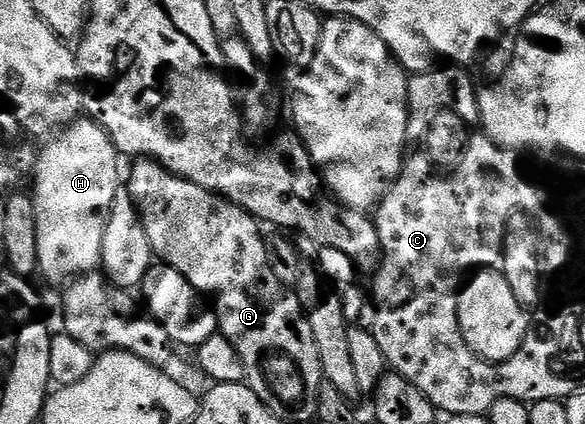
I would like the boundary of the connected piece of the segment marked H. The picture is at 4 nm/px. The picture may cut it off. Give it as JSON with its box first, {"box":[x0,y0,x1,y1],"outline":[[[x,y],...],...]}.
{"box":[31,120,123,284],"outline":[[[78,120],[70,123],[64,130],[60,131],[56,136],[50,137],[46,142],[49,143],[47,143],[45,147],[40,147],[37,156],[37,168],[34,170],[31,179],[31,185],[33,185],[31,197],[35,204],[35,232],[39,240],[39,264],[37,265],[37,269],[40,277],[45,277],[49,282],[62,282],[62,284],[68,284],[72,282],[74,278],[79,278],[83,274],[92,274],[100,267],[101,253],[103,252],[103,232],[105,231],[105,225],[109,219],[109,213],[111,212],[113,201],[119,189],[119,183],[117,183],[117,181],[119,181],[120,178],[122,181],[123,178],[123,170],[121,174],[120,168],[117,167],[119,155],[115,148],[115,144],[109,139],[109,133],[107,133],[99,123],[92,120]]]}

